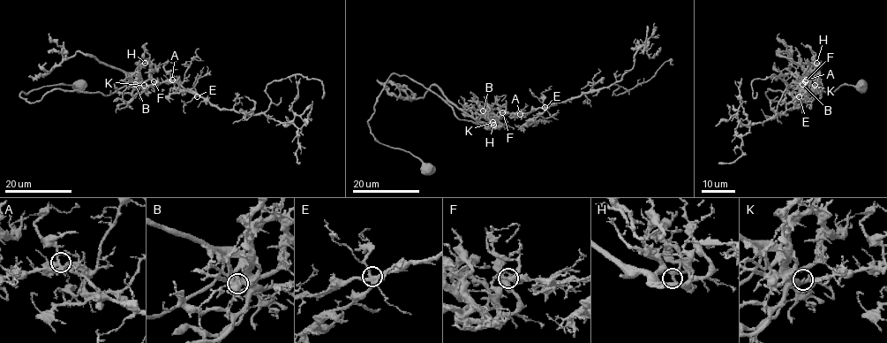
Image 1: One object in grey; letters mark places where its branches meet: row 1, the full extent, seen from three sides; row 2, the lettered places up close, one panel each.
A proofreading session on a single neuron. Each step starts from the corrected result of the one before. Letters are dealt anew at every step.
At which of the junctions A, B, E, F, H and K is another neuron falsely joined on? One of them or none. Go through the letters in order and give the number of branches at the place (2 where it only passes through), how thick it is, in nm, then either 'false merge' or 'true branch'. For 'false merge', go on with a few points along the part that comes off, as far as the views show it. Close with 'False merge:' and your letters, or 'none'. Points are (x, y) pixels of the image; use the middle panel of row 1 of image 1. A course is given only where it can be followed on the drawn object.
A: 5 | 240 nm | true branch
B: 5 | 400 nm | true branch
E: 5 | 300 nm | true branch
F: 5 | 280 nm | false merge | (502, 113), (529, 113), (612, 84), (619, 87), (613, 92), (618, 95), (647, 82), (670, 59), (672, 64)
H: 4 | 280 nm | true branch
K: 5 | 320 nm | true branch
False merge: F

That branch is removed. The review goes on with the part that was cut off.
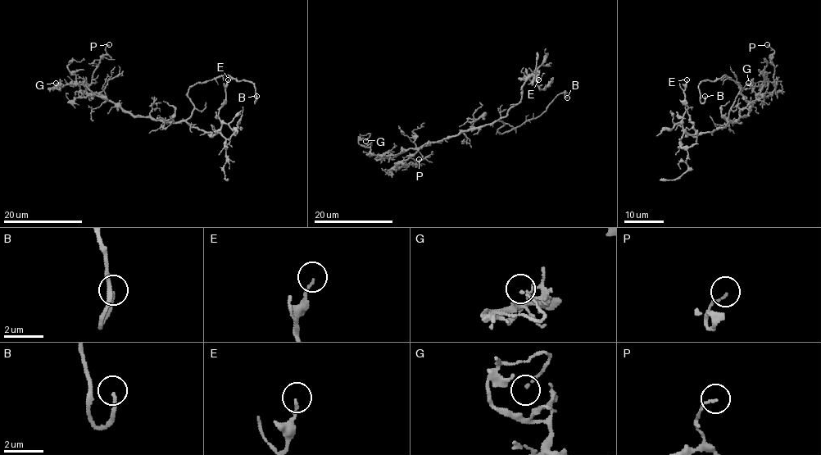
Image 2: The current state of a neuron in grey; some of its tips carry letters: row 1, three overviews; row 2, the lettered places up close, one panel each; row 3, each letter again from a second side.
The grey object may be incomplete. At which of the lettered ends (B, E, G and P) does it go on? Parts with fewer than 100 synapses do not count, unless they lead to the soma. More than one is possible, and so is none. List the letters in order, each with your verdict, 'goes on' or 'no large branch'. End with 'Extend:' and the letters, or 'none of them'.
B: goes on
E: no large branch
G: no large branch
P: no large branch
Extend: B

